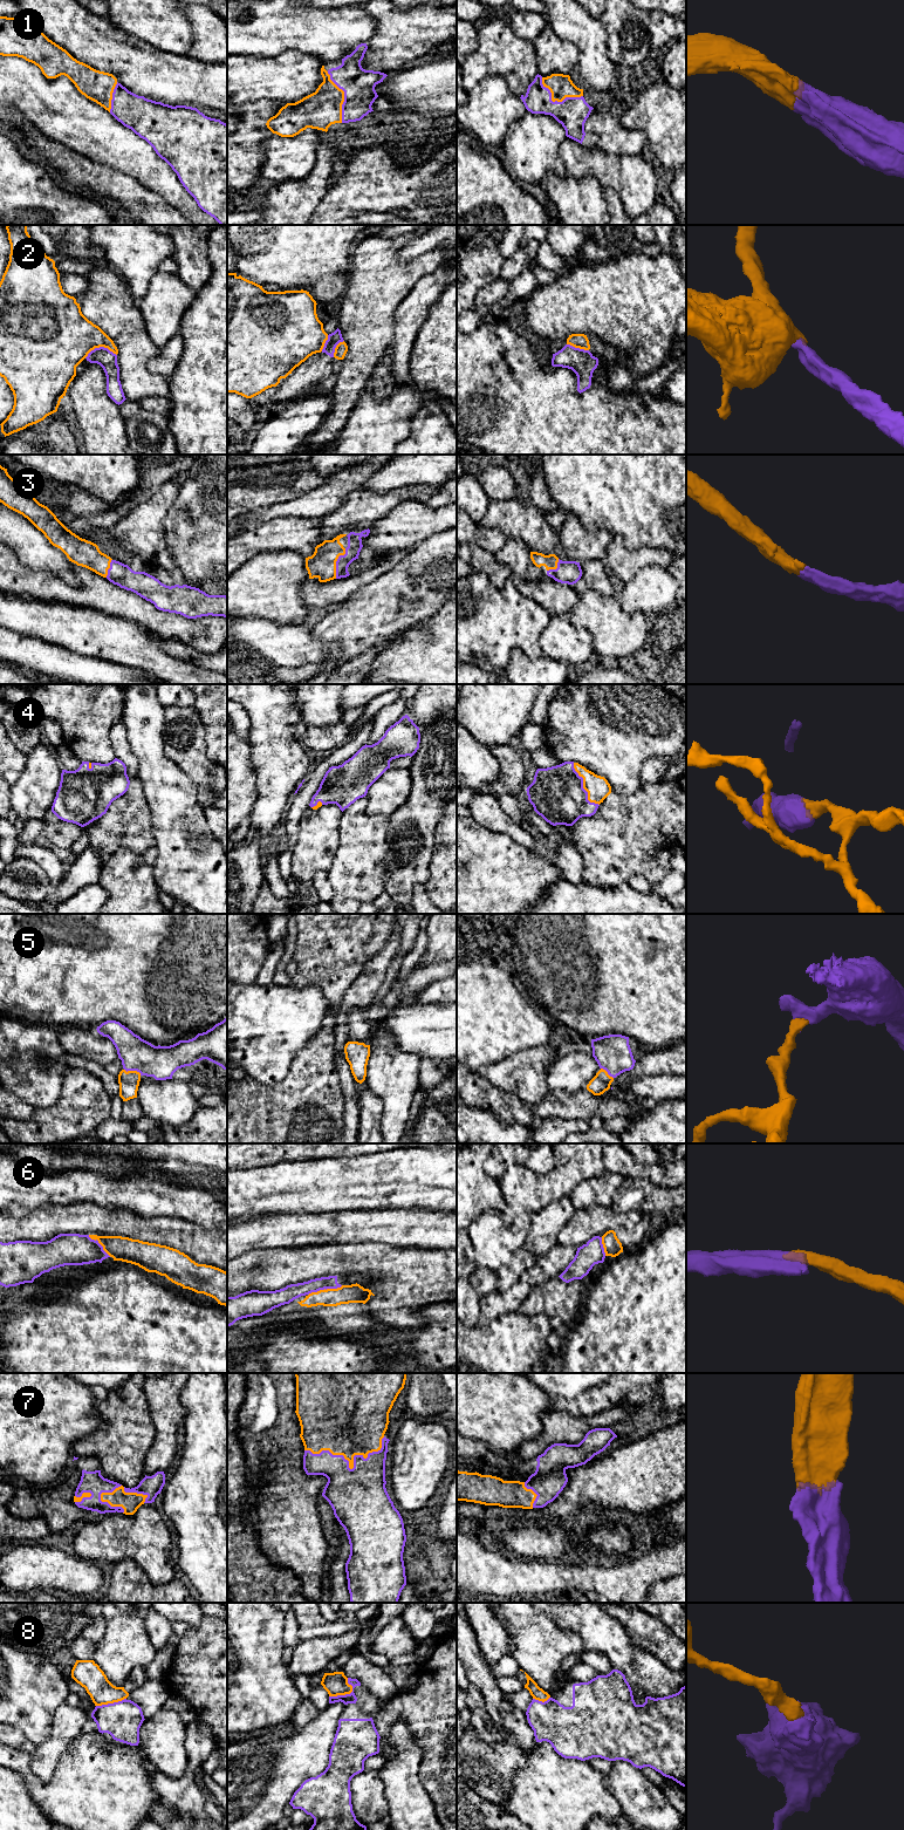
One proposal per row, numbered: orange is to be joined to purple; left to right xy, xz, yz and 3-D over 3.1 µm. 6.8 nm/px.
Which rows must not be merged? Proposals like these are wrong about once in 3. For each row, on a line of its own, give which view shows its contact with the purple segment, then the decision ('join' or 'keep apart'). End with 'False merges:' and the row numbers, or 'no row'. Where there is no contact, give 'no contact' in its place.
1: contact in yz; join
2: contact in xy; keep apart
3: contact in xz; join
4: contact in yz; join
5: contact in xy; join
6: contact in xz; keep apart
7: contact in xz; join
8: contact in xz; keep apart
False merges: 2, 6, 8

